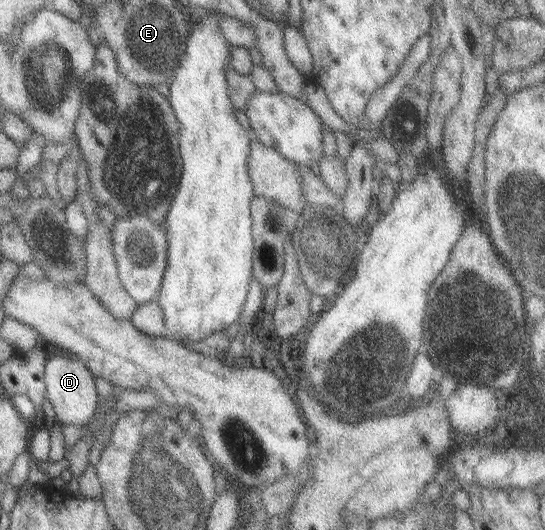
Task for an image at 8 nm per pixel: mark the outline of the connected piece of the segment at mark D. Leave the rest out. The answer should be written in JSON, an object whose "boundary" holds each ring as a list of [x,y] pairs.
{"boundary":[[[49,350],[44,364],[44,389],[44,397],[51,403],[55,423],[59,426],[73,425],[83,429],[91,421],[98,402],[94,376],[79,359]]]}

